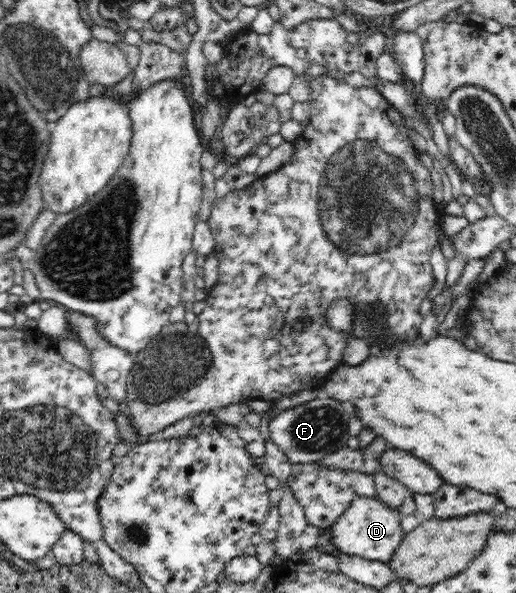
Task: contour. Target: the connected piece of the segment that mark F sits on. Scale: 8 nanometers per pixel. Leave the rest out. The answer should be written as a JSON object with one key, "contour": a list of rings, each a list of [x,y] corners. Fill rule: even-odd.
{"contour":[[[321,395],[295,408],[279,411],[269,422],[270,438],[286,453],[292,465],[321,461],[330,453],[348,448],[352,406],[346,400],[334,400]]]}

